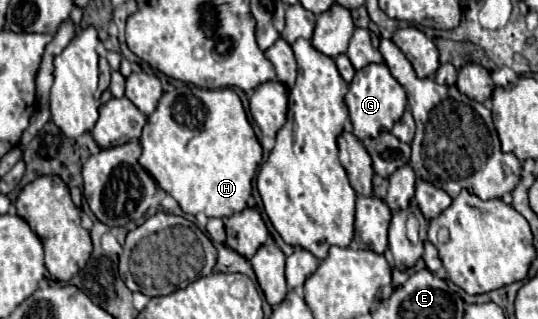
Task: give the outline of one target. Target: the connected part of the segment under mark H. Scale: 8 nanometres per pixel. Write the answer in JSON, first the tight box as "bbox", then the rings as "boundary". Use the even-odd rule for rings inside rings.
{"bbox":[140,83,262,217],"boundary":[[[174,83],[174,87],[162,95],[156,111],[148,115],[140,143],[144,149],[140,155],[140,165],[168,195],[180,203],[184,213],[230,217],[246,207],[246,201],[252,195],[252,179],[262,161],[262,147],[252,125],[248,123],[240,97],[232,89],[206,91],[184,83]]]}

